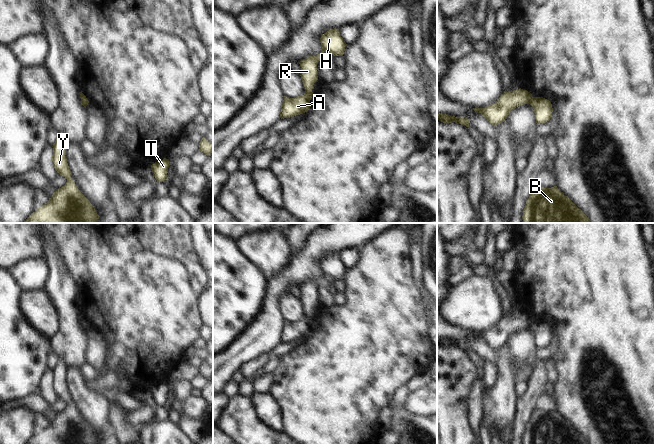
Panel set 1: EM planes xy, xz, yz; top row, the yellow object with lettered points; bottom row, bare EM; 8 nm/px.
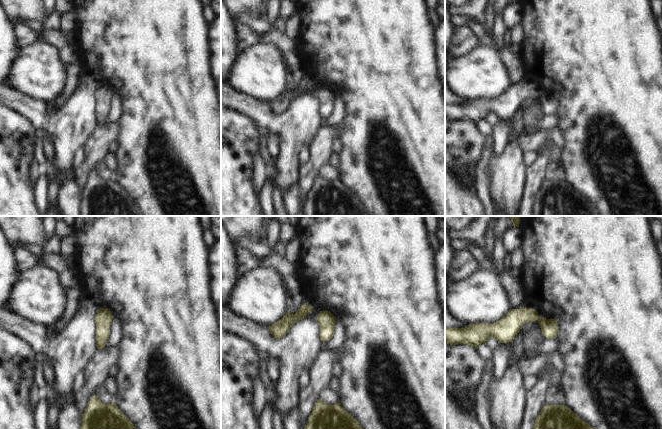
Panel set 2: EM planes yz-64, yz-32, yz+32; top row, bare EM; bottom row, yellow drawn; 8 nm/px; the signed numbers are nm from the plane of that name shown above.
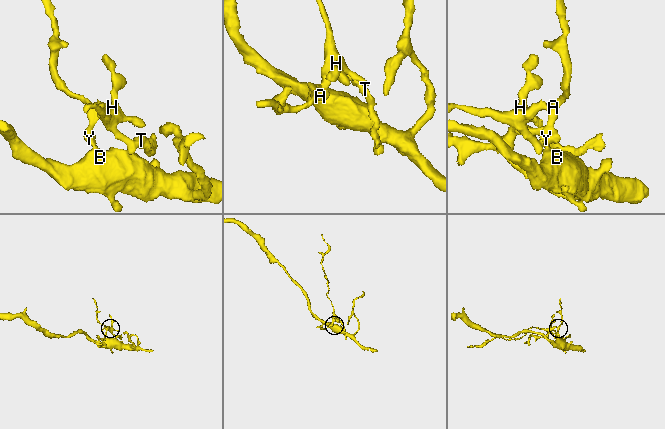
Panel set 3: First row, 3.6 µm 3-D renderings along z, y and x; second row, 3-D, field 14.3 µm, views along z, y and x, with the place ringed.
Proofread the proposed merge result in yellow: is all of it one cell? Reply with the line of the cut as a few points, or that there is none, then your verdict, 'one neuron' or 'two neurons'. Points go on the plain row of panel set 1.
xz (305, 315), (311, 316) | two neurons

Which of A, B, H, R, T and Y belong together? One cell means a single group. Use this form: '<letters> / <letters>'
A B Y / H R T

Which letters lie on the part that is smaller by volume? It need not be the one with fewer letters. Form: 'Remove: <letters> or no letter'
Remove: H, R, T

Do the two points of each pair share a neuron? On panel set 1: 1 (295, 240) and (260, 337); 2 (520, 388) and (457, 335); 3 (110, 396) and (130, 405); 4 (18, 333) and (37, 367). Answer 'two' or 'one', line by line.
1: two
2: two
3: one
4: one

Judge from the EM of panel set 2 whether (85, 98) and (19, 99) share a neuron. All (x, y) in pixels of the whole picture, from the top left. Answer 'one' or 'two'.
one

